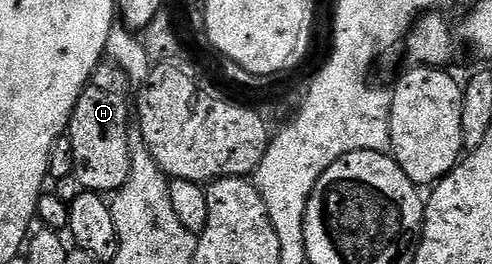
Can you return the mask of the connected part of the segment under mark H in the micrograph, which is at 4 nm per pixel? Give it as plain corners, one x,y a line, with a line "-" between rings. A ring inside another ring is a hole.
115,63
96,66
92,78
86,83
72,117
68,121
66,135
74,155
72,176
81,190
101,195
115,194
130,175
132,152
128,146
128,113
130,117
130,82
-
108,64
108,65
107,65

